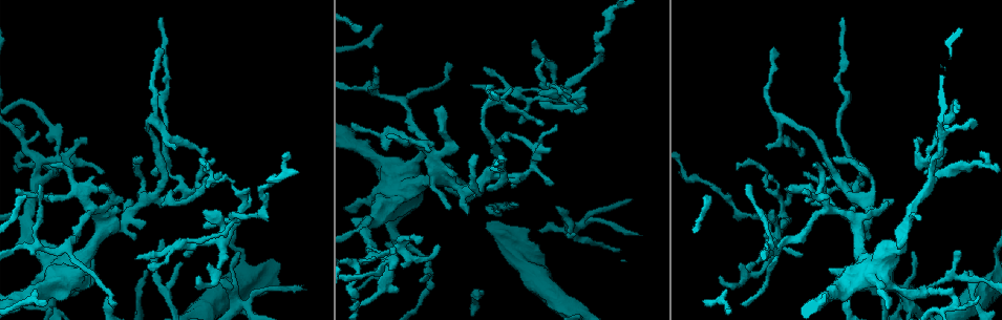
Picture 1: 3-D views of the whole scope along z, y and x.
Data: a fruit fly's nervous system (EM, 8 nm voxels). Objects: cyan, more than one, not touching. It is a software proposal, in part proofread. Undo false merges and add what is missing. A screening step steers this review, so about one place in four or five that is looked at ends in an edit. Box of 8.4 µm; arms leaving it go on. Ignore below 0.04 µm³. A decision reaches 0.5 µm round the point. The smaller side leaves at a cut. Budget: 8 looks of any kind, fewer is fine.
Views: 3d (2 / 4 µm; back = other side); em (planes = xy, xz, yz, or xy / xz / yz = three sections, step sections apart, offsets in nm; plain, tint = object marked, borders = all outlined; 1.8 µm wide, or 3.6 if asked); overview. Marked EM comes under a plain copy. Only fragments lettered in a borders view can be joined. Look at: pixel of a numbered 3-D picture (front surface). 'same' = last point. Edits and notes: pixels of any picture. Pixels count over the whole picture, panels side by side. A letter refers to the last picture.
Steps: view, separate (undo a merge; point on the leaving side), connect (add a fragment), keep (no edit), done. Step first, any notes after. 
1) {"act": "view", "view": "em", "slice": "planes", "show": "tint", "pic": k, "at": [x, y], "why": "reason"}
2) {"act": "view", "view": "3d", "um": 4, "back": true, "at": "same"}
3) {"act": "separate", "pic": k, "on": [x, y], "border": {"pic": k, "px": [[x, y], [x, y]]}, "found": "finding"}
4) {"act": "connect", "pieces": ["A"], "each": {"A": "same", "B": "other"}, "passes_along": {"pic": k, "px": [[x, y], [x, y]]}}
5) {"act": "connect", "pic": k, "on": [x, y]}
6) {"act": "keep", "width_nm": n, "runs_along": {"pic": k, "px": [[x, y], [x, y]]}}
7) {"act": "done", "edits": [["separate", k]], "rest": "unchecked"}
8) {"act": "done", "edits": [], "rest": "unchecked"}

{"act": "view", "view": "3d", "um": 2, "pic": 1, "at": [520, 121], "why": "thin end"}

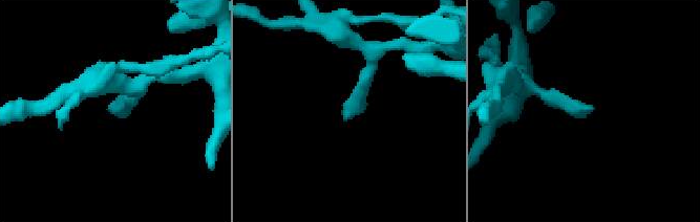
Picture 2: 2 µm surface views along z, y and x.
{"act": "view", "view": "em", "slice": "planes", "show": "tint", "pic": 2, "at": [591, 106], "why": "shape alone is not enough"}

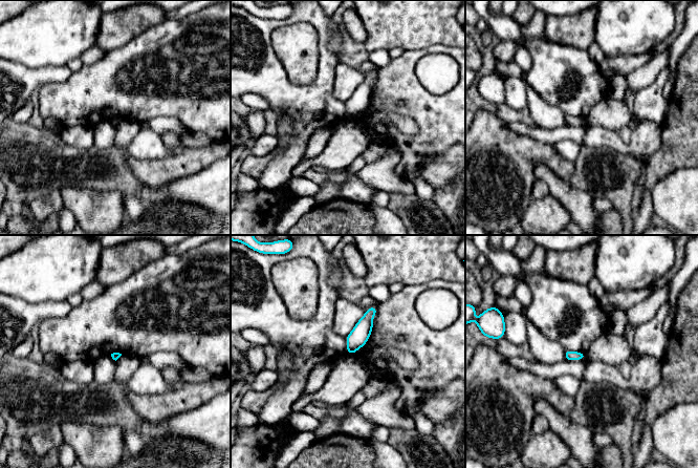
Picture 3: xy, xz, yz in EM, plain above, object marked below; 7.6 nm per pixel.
{"act": "view", "view": "em", "slice": "planes", "show": "borders", "at": "same", "why": "what lies round it"}

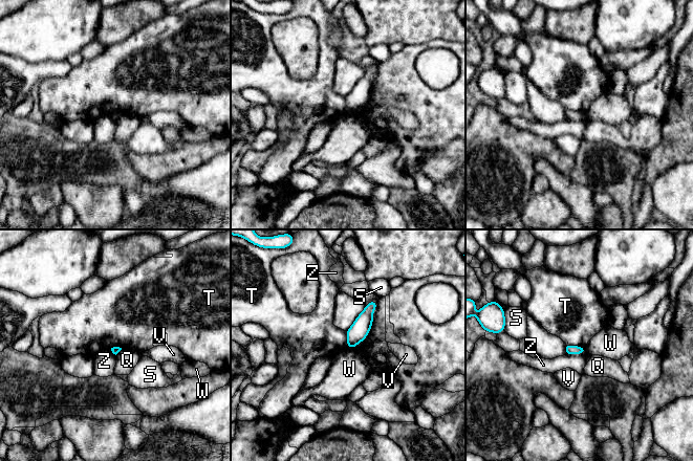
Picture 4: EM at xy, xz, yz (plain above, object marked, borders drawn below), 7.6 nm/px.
{"act": "keep", "each": {"Q": "other", "S": "other", "T": "other", "V": "other", "W": "other", "Z": "other"}, "border": {"pic": 4, "px": [[373, 322], [368, 334], [351, 348]]}, "found": "none of them fits"}

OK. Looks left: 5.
{"act": "view", "view": "em", "slice": "yz", "step": 8, "show": "tint", "pic": 1, "at": [858, 178], "why": "three-way junction"}

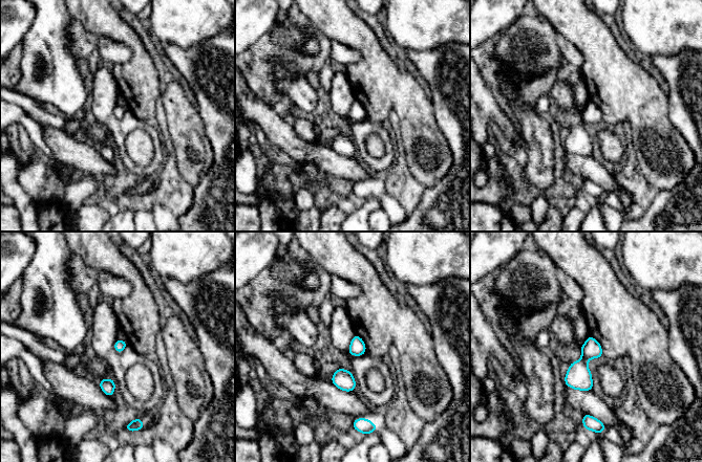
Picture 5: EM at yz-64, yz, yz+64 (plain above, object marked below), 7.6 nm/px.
{"act": "view", "view": "em", "slice": "planes", "show": "borders", "at": "same"}

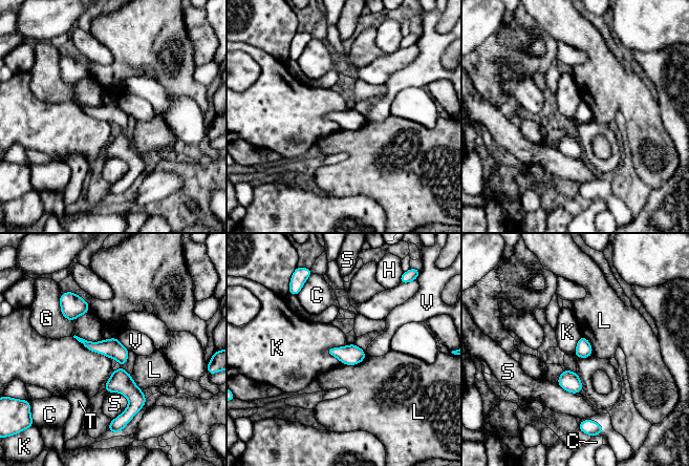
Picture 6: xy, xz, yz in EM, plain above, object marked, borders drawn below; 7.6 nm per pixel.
{"act": "keep", "each": {"C": "other", "G": "other", "H": "other", "K": "other", "L": "other", "S": "other", "T": "other", "V": "other"}, "border": {"pic": 6, "px": [[325, 351], [342, 363]]}, "found": "all the same neuron"}

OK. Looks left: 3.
{"act": "view", "view": "em", "slice": "planes", "show": "borders", "pic": 1, "at": [532, 43], "why": "thin end"}

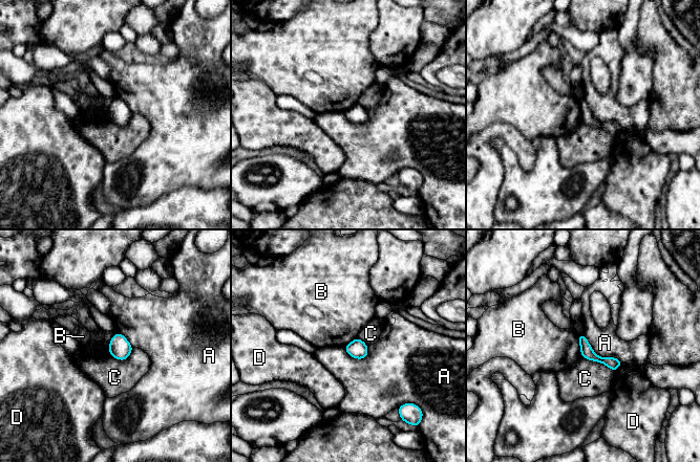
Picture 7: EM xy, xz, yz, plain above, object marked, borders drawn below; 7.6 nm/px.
{"act": "keep", "longest_contact_nm": ["A", 400], "each": {"A": "other", "B": "other", "C": "other", "D": "other"}, "runs_along": {"pic": 7, "px": [[581, 337], [596, 358], [617, 364]]}, "found": "no lettered fragment goes on from it"}

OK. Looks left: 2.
{"act": "done", "edits": [], "rest": "unchecked"}

